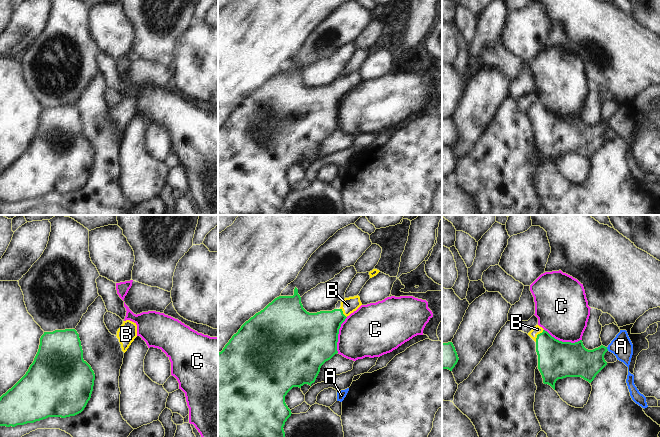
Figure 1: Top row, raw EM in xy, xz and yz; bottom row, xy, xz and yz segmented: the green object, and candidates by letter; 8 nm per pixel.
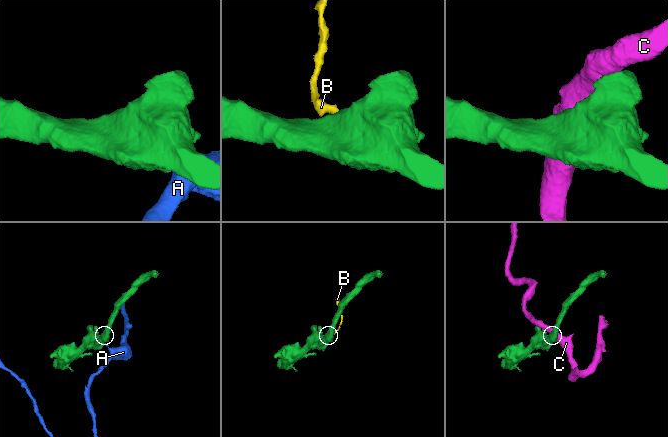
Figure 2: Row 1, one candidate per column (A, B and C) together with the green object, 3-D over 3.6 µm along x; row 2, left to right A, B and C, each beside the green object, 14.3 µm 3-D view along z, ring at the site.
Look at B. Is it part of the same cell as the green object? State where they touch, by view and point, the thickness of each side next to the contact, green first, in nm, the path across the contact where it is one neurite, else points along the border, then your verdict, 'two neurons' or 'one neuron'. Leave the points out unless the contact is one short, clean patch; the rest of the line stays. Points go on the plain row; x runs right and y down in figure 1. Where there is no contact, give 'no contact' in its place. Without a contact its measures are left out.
yz (537, 111) | 300/70 nm | across yz (556, 135), (537, 111), (537, 105) | one neuron

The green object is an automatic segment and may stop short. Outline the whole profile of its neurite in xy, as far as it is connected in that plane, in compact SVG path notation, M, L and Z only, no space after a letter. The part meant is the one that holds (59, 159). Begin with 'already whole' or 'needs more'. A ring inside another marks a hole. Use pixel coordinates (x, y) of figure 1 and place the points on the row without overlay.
already whole | M75 105L44 108L26 150L0 173L0 202L15 203L48 193L75 192L90 176L94 156L94 147L83 135L81 117Z

